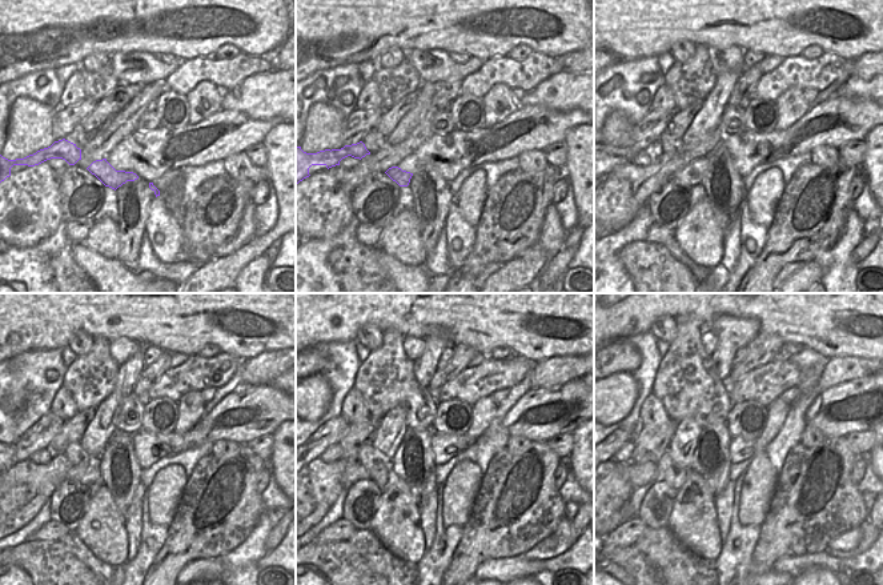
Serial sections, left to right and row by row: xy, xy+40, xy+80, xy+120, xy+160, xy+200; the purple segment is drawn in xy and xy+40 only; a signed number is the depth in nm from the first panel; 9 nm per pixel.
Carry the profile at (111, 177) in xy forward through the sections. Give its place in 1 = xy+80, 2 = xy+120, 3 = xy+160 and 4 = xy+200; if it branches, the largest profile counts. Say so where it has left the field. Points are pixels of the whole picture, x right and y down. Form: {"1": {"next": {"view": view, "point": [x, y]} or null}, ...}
{"1": {"next": {"view": "xy+80", "point": [687, 176]}}, "2": {"next": {"view": "xy+120", "point": [87, 473]}}, "3": {"next": {"view": "xy+160", "point": [381, 471]}}, "4": {"next": {"view": "xy+200", "point": [678, 475]}}}

